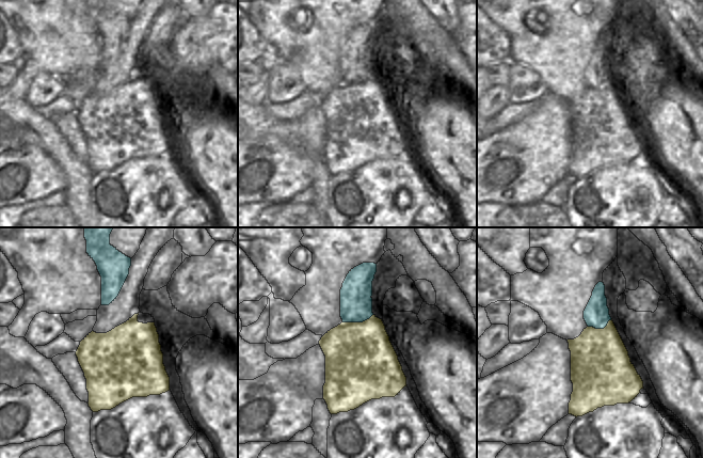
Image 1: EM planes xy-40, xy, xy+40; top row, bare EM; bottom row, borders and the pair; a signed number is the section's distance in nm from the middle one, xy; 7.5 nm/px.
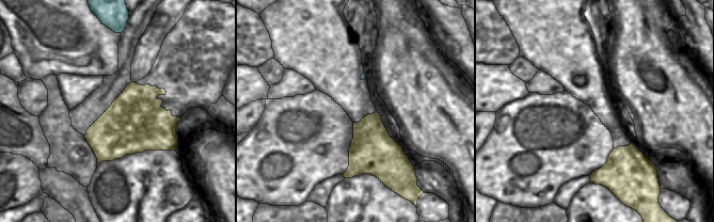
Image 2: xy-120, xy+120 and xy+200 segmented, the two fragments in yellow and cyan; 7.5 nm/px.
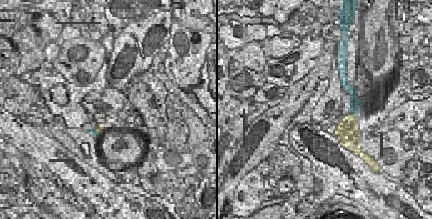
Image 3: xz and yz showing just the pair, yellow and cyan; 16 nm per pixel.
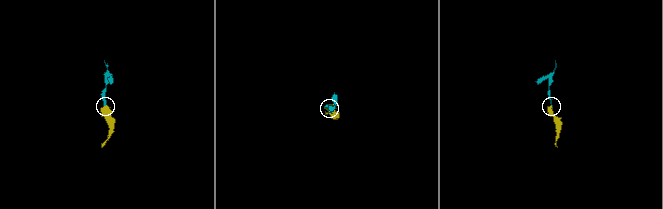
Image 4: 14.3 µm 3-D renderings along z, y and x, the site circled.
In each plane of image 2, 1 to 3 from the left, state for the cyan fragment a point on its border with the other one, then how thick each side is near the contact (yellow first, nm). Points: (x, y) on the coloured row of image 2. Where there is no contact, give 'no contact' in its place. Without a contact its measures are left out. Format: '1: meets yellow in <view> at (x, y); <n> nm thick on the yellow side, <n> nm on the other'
1: no contact
2: no contact
3: no contact

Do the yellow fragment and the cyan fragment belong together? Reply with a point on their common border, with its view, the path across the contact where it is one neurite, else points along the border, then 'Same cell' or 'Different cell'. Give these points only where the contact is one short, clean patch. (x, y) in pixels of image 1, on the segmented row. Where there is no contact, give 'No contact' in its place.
Touches yellow at xy (357, 322). Path across: xy (358, 356), (357, 322), (355, 295). Same cell

